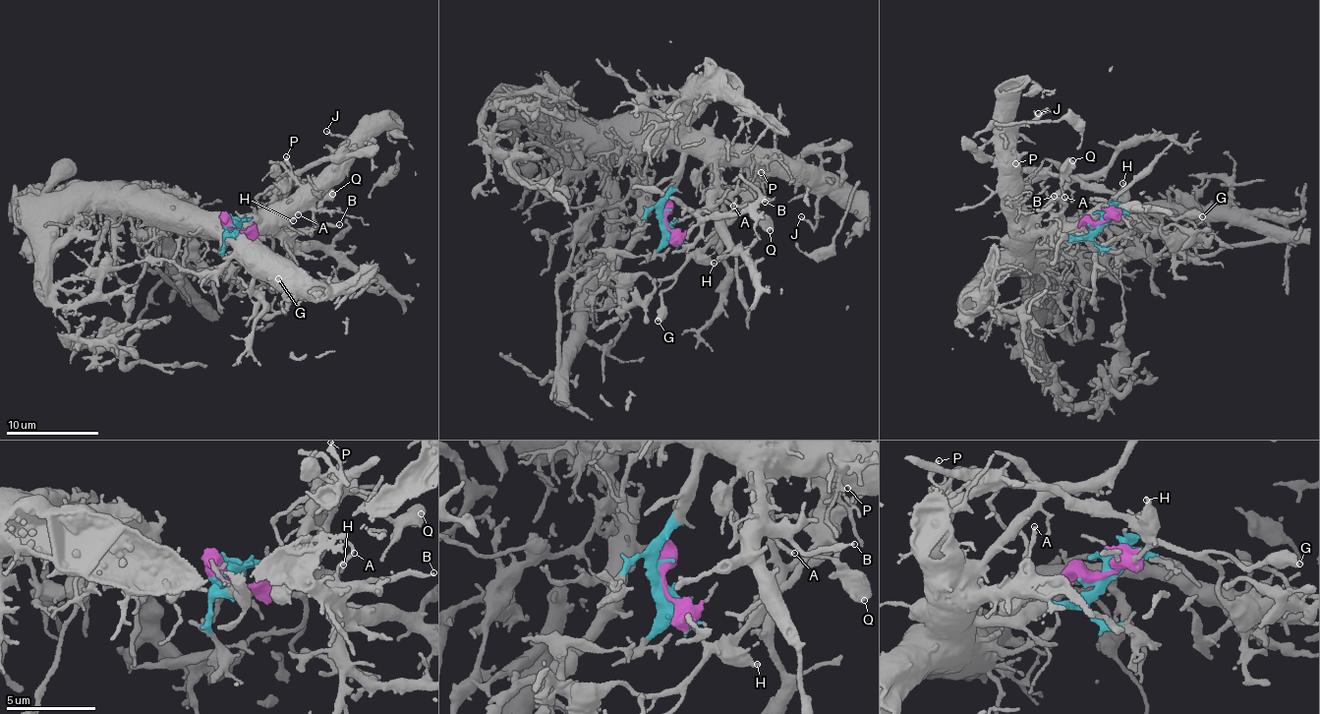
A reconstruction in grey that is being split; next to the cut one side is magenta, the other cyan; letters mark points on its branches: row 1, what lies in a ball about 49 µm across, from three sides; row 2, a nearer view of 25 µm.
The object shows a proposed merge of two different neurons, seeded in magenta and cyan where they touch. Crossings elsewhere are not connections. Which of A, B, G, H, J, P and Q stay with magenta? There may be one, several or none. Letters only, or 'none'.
G, H, Q

